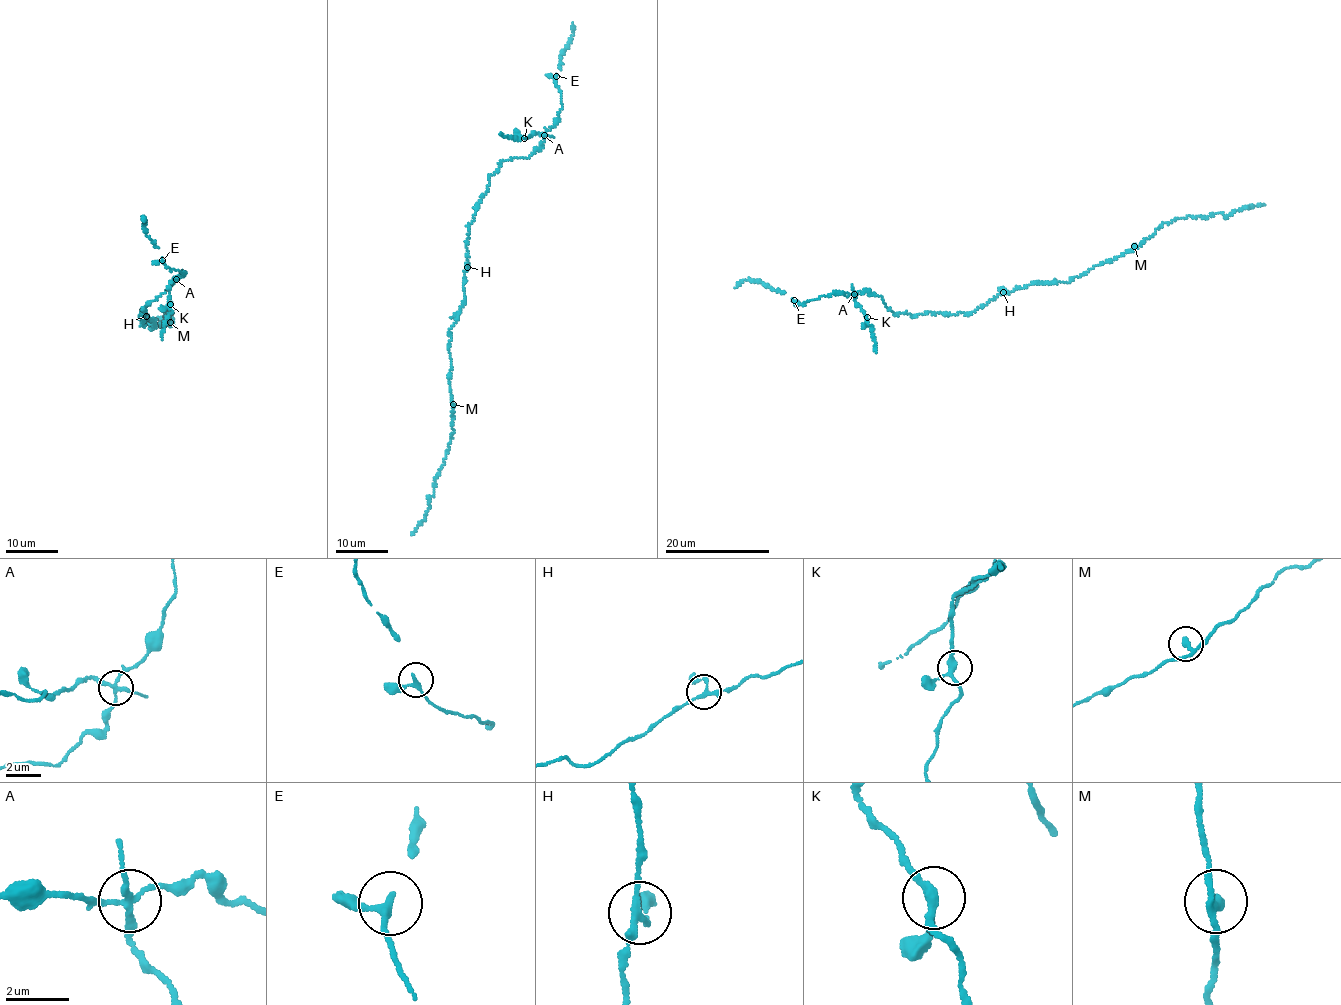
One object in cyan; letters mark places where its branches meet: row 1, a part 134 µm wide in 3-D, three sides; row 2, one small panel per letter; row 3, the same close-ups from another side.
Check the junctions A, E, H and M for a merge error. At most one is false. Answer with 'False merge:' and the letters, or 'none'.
False merge: none

